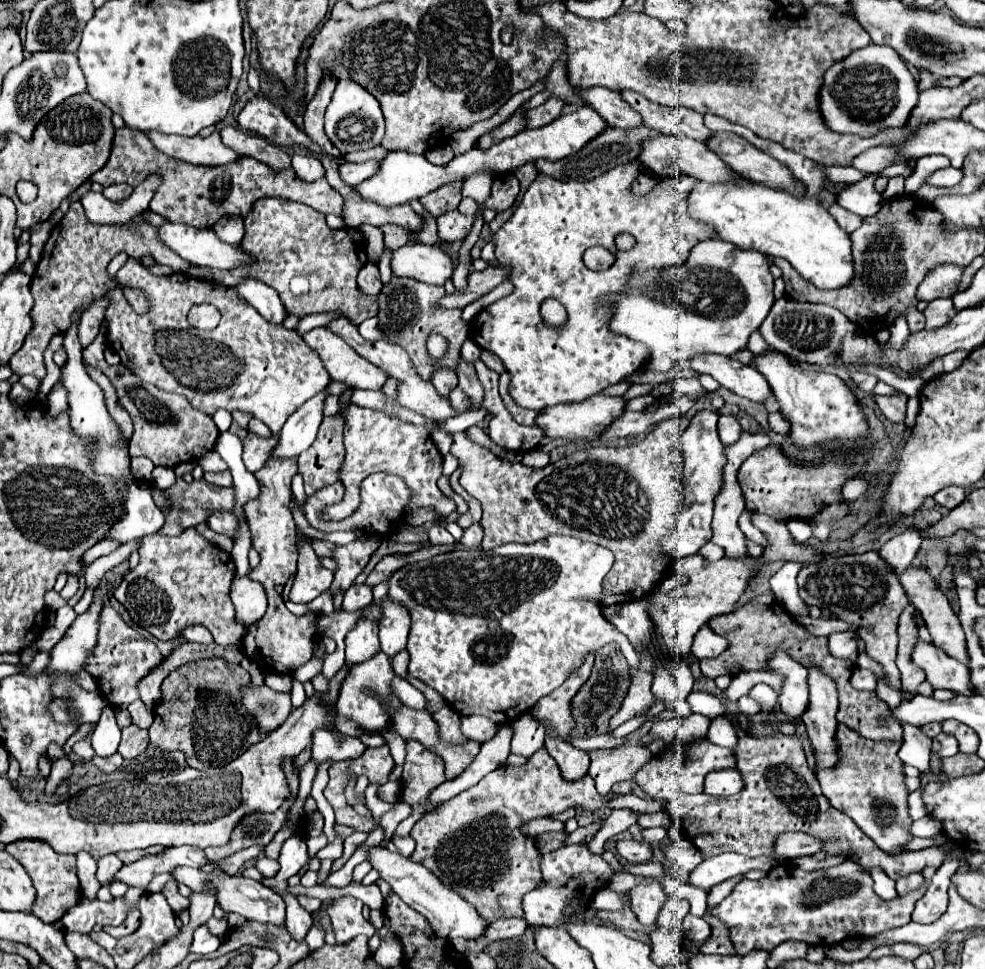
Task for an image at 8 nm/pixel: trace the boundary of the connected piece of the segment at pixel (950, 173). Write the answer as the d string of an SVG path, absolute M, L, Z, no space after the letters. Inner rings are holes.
M944 167L944 169L938 169L934 171L926 183L934 185L934 187L952 187L956 183L960 183L962 179L962 169L954 169L954 167Z

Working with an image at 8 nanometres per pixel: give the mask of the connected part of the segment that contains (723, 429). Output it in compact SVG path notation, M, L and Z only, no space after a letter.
M720 415L718 433L720 433L720 439L722 439L724 445L734 445L740 439L742 427L740 427L740 423L738 423L736 417L732 417L732 415Z

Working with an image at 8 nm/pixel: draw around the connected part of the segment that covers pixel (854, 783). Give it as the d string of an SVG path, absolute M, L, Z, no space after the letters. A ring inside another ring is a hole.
M838 725L838 755L842 757L842 763L838 763L838 767L832 771L816 771L822 791L832 807L846 811L854 819L854 823L886 853L900 853L900 847L912 839L908 835L912 819L908 815L908 787L904 783L904 763L898 759L900 745L902 741L872 741L858 735L846 725Z

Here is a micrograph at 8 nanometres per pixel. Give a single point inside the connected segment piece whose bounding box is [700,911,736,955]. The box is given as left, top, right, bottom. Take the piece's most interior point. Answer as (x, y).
(719, 942)

